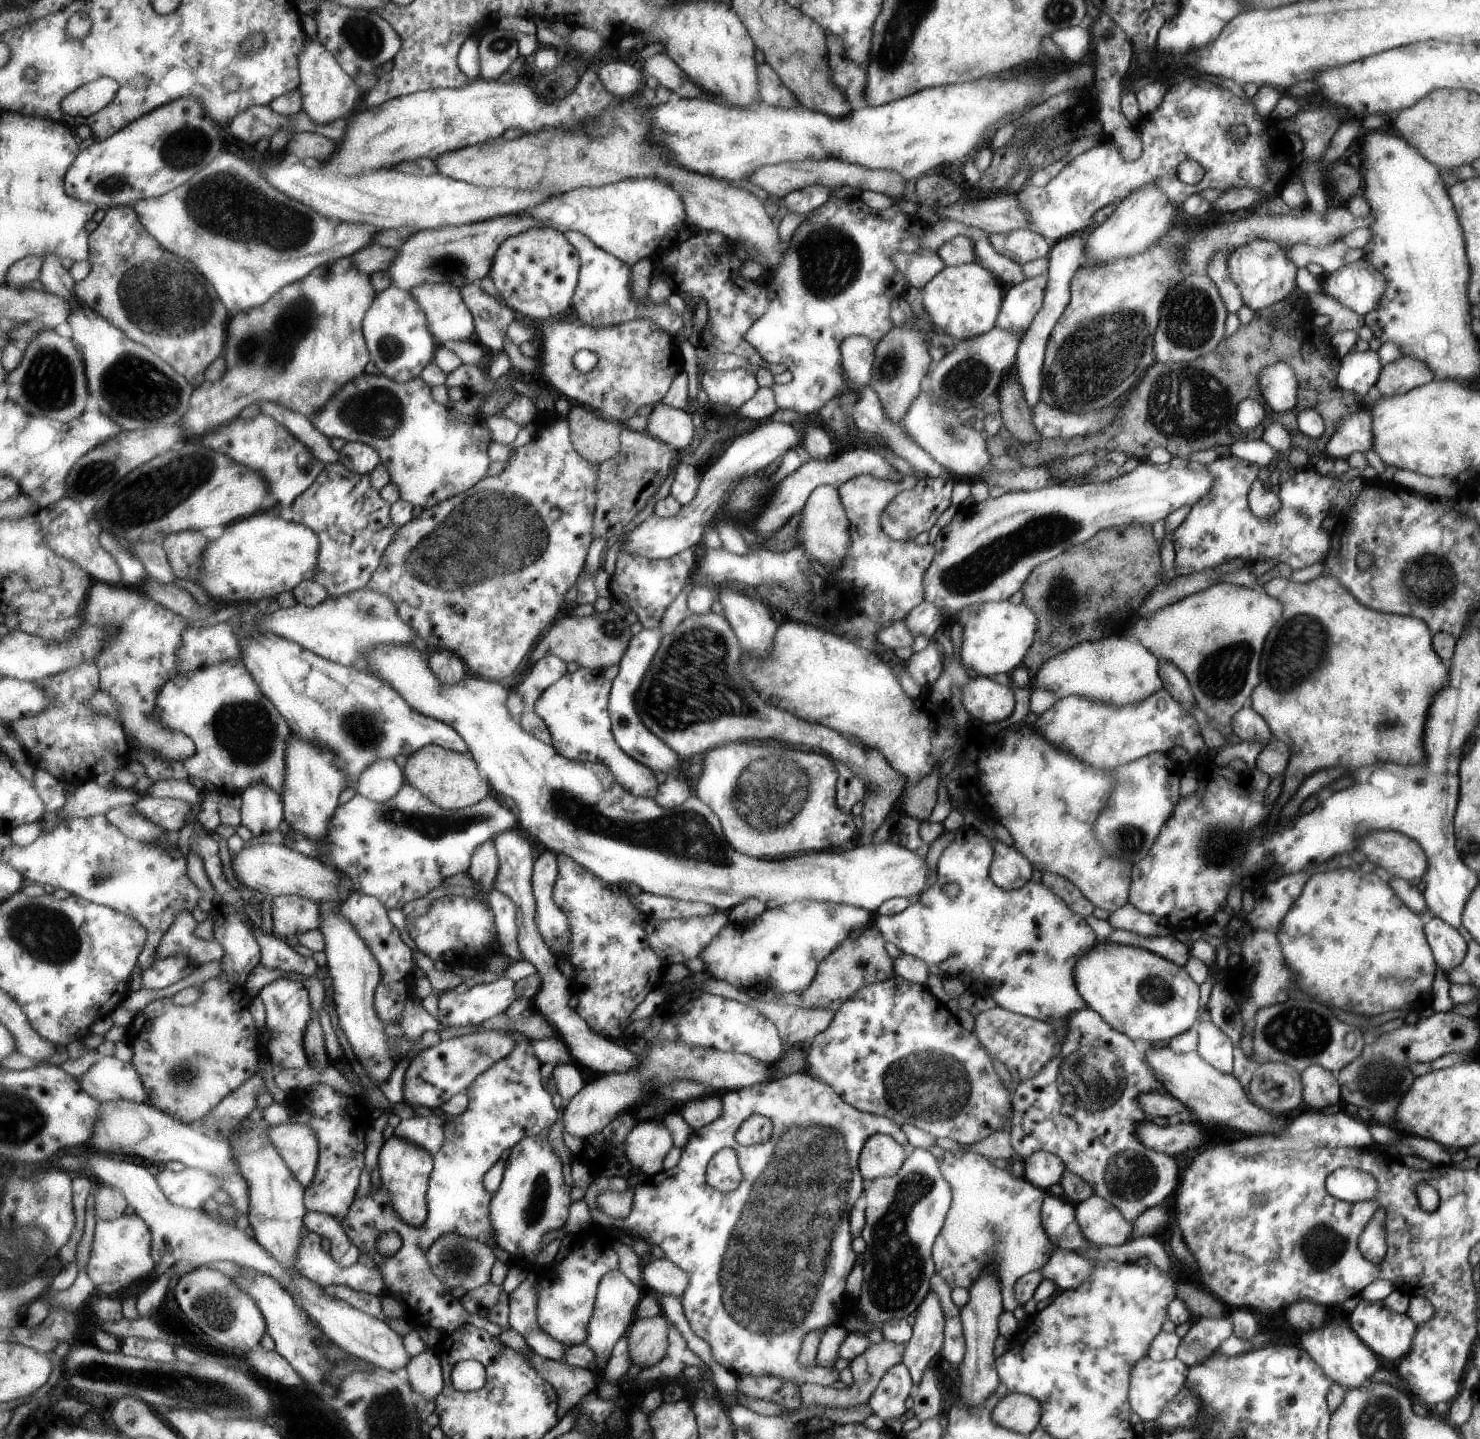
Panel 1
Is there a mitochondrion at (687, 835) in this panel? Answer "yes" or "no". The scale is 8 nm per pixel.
yes

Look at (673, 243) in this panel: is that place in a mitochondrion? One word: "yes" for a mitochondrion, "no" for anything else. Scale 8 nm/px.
no

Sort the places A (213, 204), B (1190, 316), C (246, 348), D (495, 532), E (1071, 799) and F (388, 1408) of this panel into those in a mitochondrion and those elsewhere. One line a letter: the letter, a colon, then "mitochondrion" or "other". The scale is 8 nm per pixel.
A: mitochondrion
B: mitochondrion
C: mitochondrion
D: mitochondrion
E: other
F: mitochondrion

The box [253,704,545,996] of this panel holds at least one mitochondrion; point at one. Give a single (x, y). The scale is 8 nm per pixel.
(430, 825)

